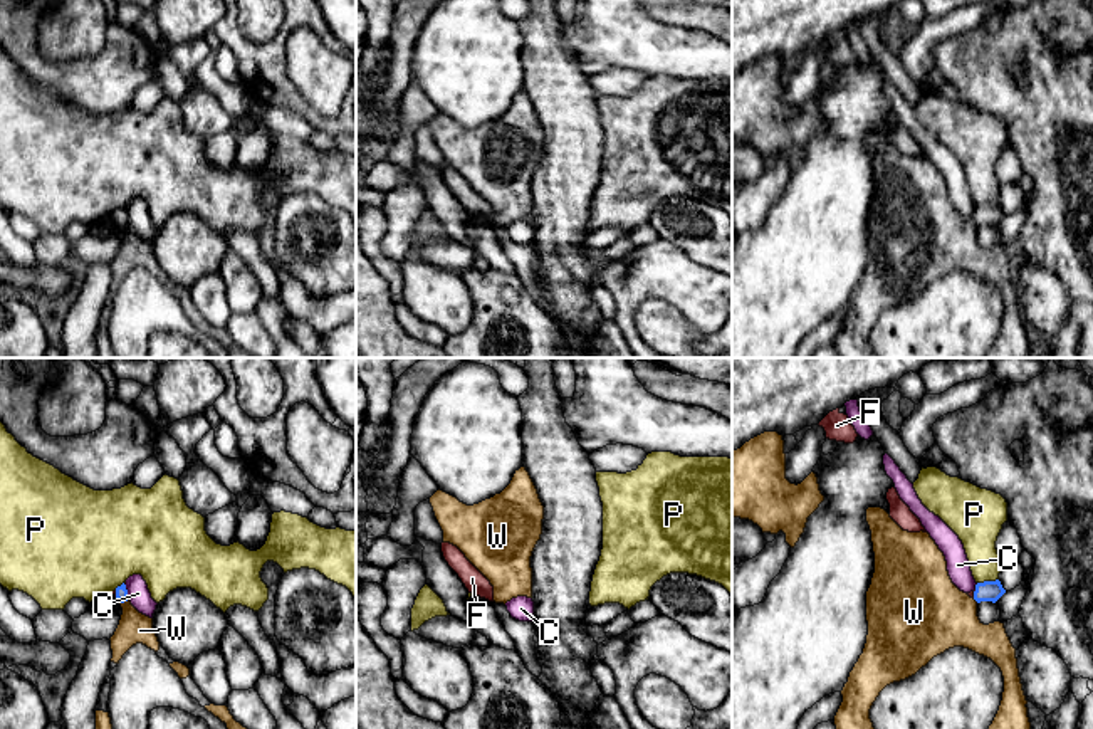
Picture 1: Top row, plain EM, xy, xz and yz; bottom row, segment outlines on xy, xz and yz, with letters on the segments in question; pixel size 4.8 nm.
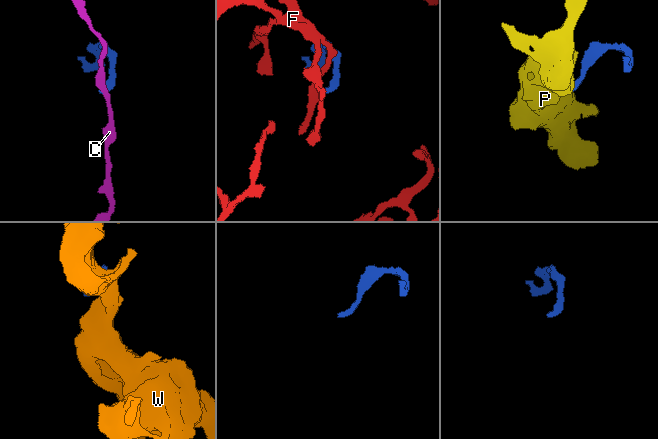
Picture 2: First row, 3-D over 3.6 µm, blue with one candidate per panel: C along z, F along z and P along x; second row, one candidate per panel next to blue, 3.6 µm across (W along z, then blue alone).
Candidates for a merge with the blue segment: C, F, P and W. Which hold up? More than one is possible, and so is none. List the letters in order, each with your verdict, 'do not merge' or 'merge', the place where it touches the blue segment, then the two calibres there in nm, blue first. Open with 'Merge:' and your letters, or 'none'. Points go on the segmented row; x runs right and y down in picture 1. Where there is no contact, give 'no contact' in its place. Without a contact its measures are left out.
Merge: F
C: do not merge; meets blue in xy at (126, 592); 60 nm thick on the blue side, 110 nm on the other
F: merge; meets blue in xy at (116, 595); 60 nm thick on the blue side, 20 nm on the other
P: do not merge; meets blue in yz at (988, 582); 100 nm thick on the blue side, 190 nm on the other
W: do not merge; meets blue in xy at (123, 602); 60 nm thick on the blue side, 150 nm on the other

